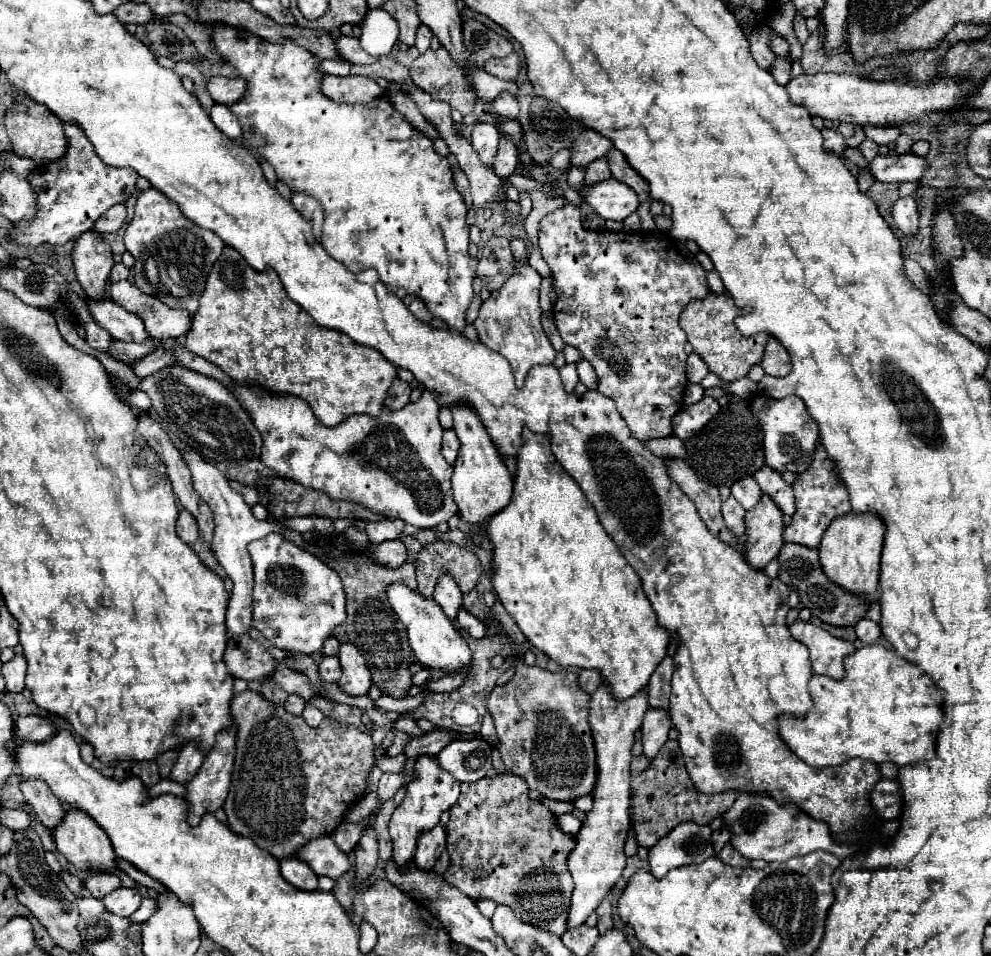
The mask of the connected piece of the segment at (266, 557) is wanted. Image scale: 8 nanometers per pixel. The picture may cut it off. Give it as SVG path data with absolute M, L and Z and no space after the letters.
M270 533L258 541L252 541L248 545L248 553L254 563L254 627L282 651L320 651L334 629L346 621L346 595L338 573L316 555L284 539L280 533Z

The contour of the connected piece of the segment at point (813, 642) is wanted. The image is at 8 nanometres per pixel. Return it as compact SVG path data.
M796 621L790 627L790 635L808 647L809 657L812 659L812 671L820 675L828 675L832 679L844 677L844 657L856 649L854 643L842 641L822 627L812 625L810 621Z

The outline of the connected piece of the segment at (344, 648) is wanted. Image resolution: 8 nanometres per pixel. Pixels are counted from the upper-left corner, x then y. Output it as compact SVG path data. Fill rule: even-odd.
M342 643L338 659L342 665L342 677L338 681L340 689L350 697L368 695L368 689L372 687L372 677L360 651L350 643Z

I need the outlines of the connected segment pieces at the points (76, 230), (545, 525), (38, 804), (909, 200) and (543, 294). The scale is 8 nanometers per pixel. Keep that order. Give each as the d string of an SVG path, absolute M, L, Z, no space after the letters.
M64 123L64 133L68 137L64 157L44 163L34 171L34 189L38 189L38 217L34 217L34 221L12 223L10 237L18 245L62 245L72 237L90 231L94 221L106 209L124 203L132 193L136 193L138 173L132 169L114 169L104 165L78 125Z
M524 429L522 437L524 443L516 455L512 501L486 521L486 533L494 545L492 587L504 609L536 649L544 651L562 667L600 669L606 683L612 687L612 695L620 701L628 699L648 685L652 671L666 655L670 635L658 625L638 573L602 529L580 485L556 461L550 449L550 435L536 435Z
M20 779L20 789L26 797L26 803L32 805L34 813L38 815L38 819L46 829L52 831L62 823L64 809L60 801L54 797L54 793L50 793L50 787L46 783L42 783L40 779L26 779L26 781Z
M902 197L894 203L892 219L900 233L912 237L918 233L918 205L914 197Z
M542 281L542 287L540 287L540 305L542 305L542 309L544 311L550 311L554 301L556 301L554 283L552 281Z

